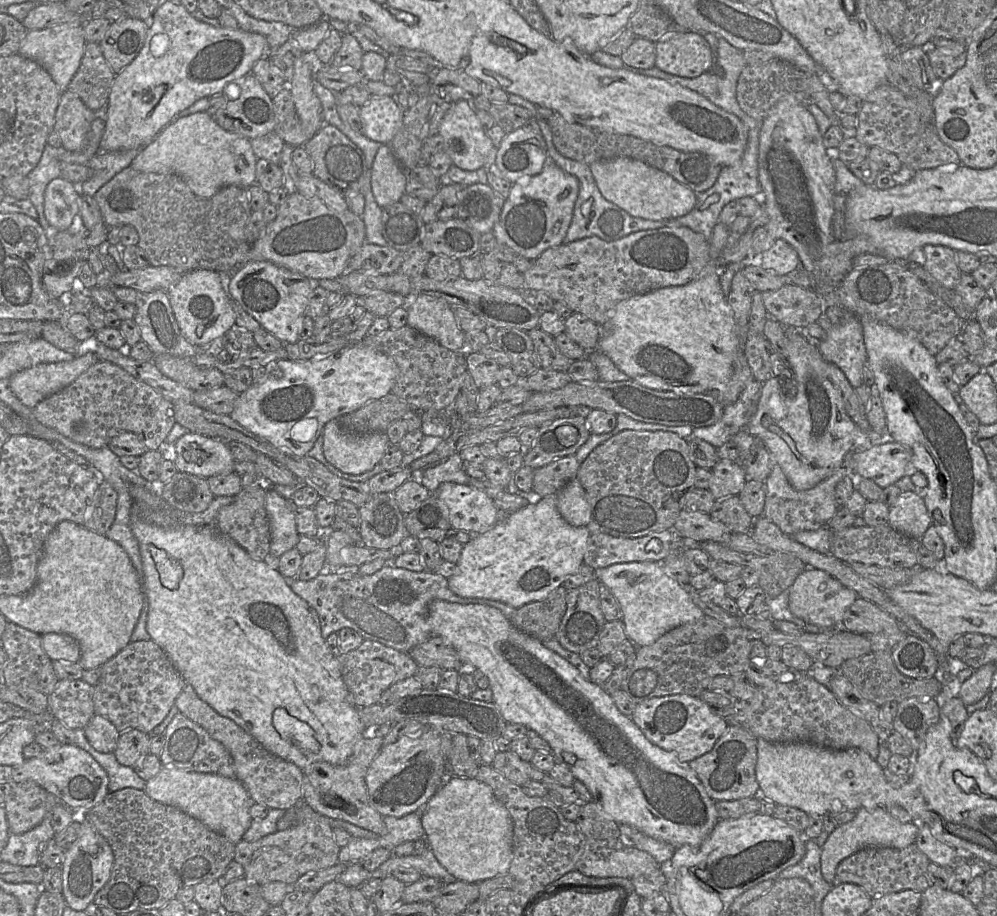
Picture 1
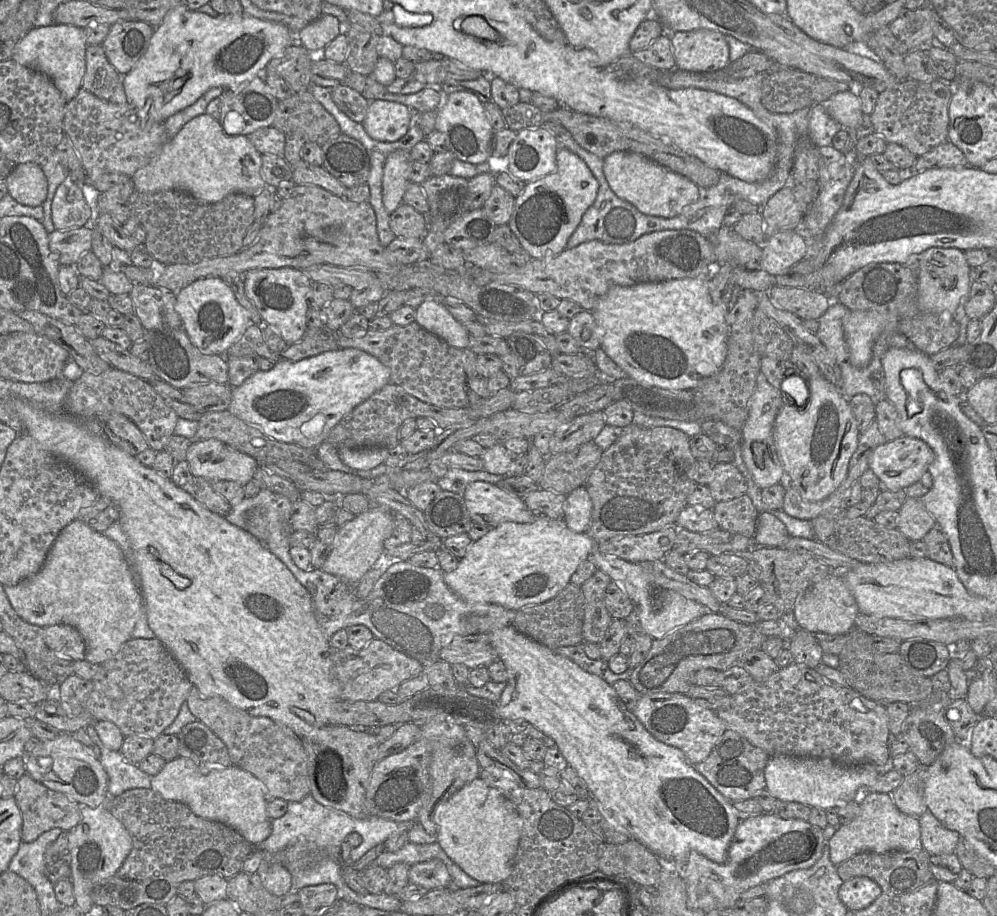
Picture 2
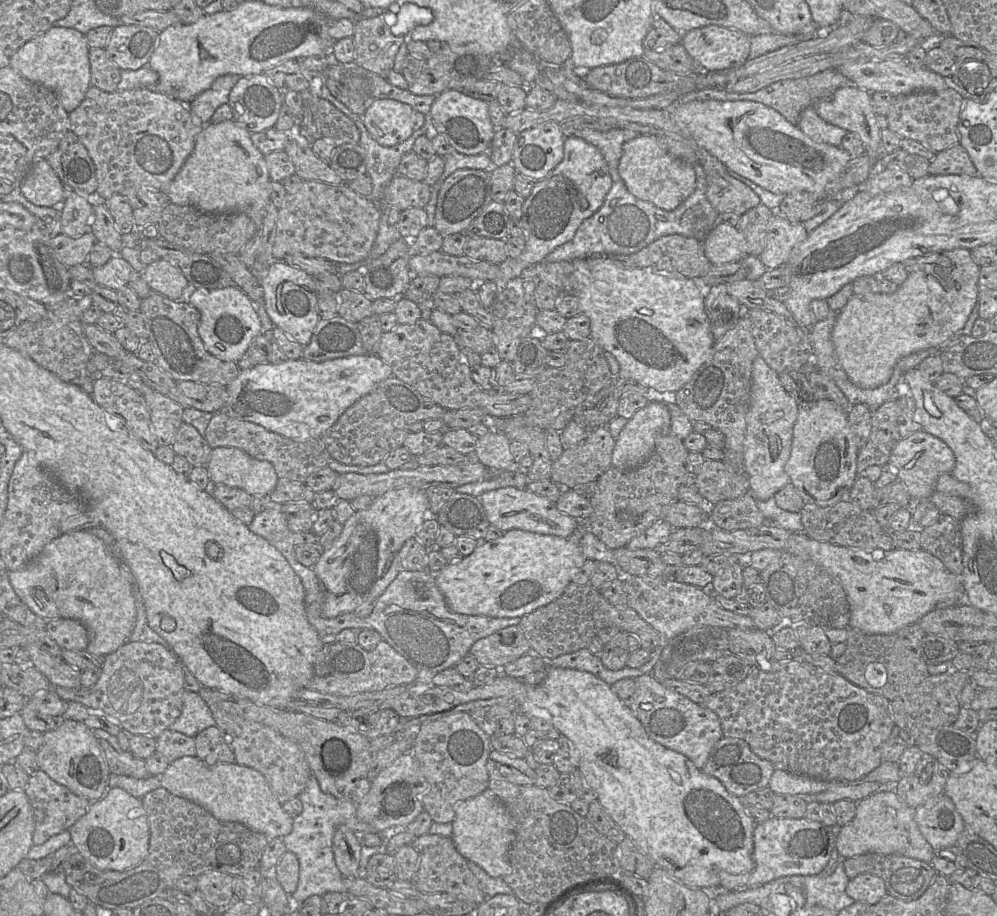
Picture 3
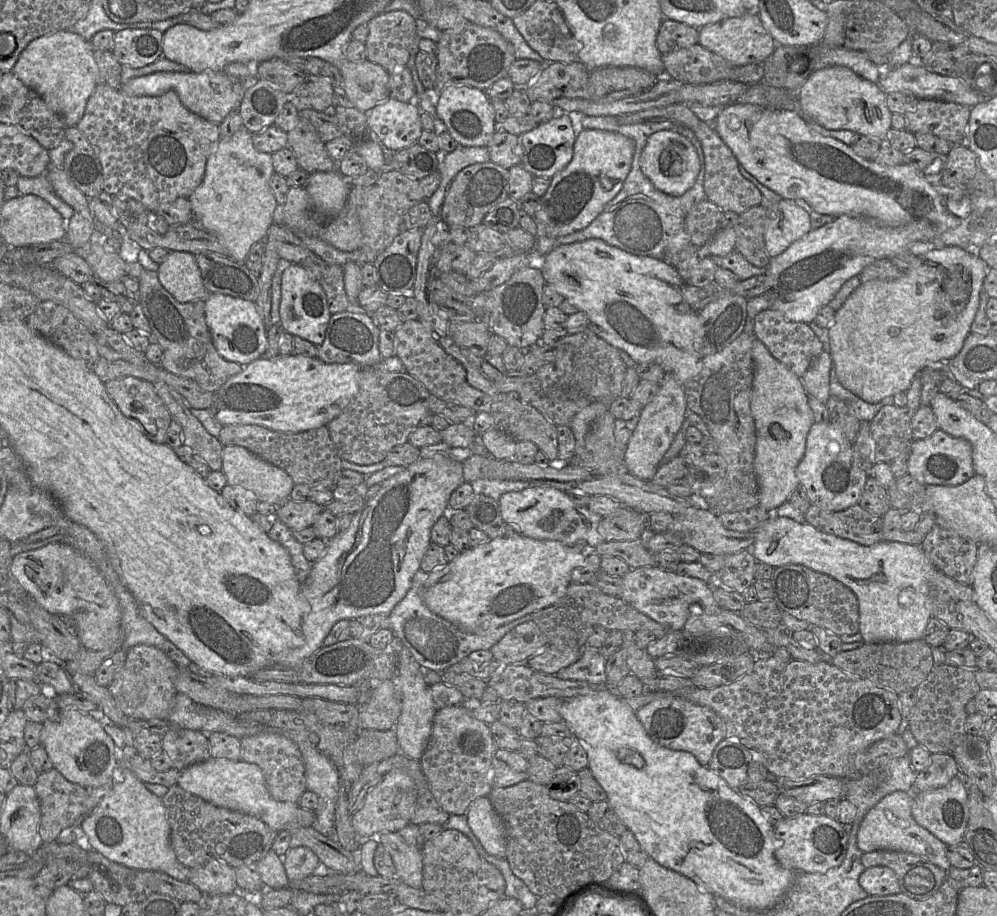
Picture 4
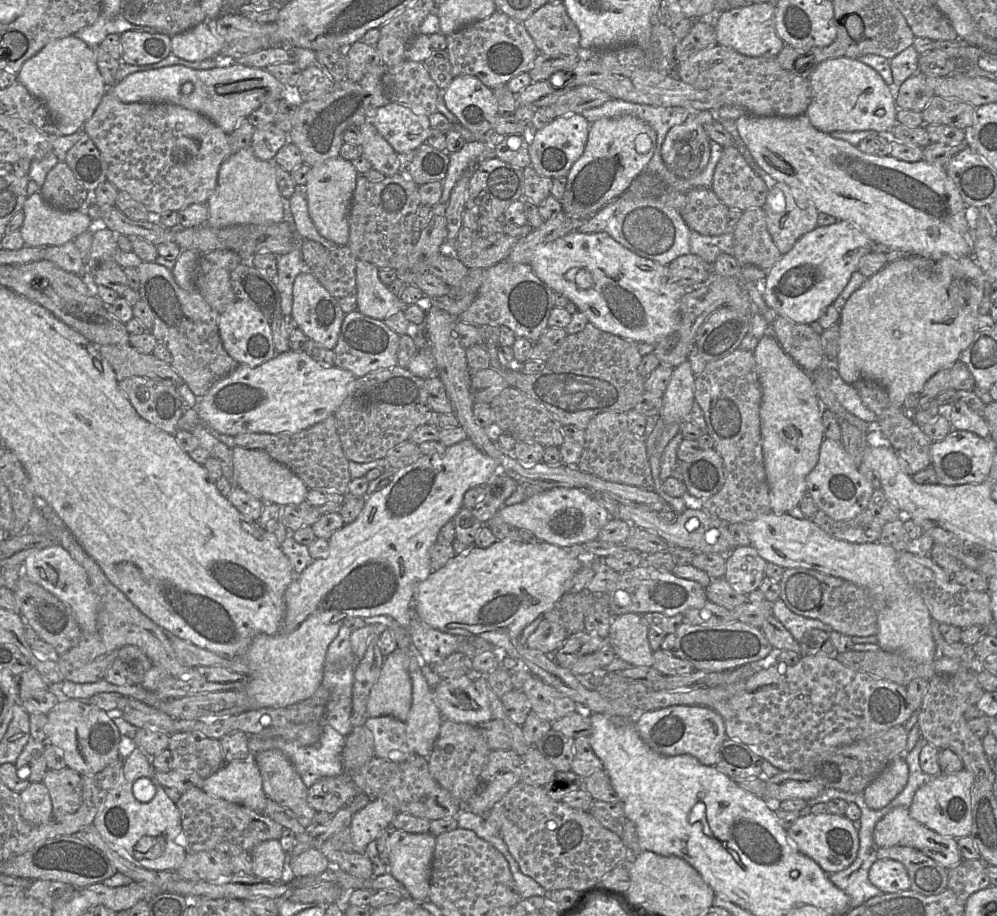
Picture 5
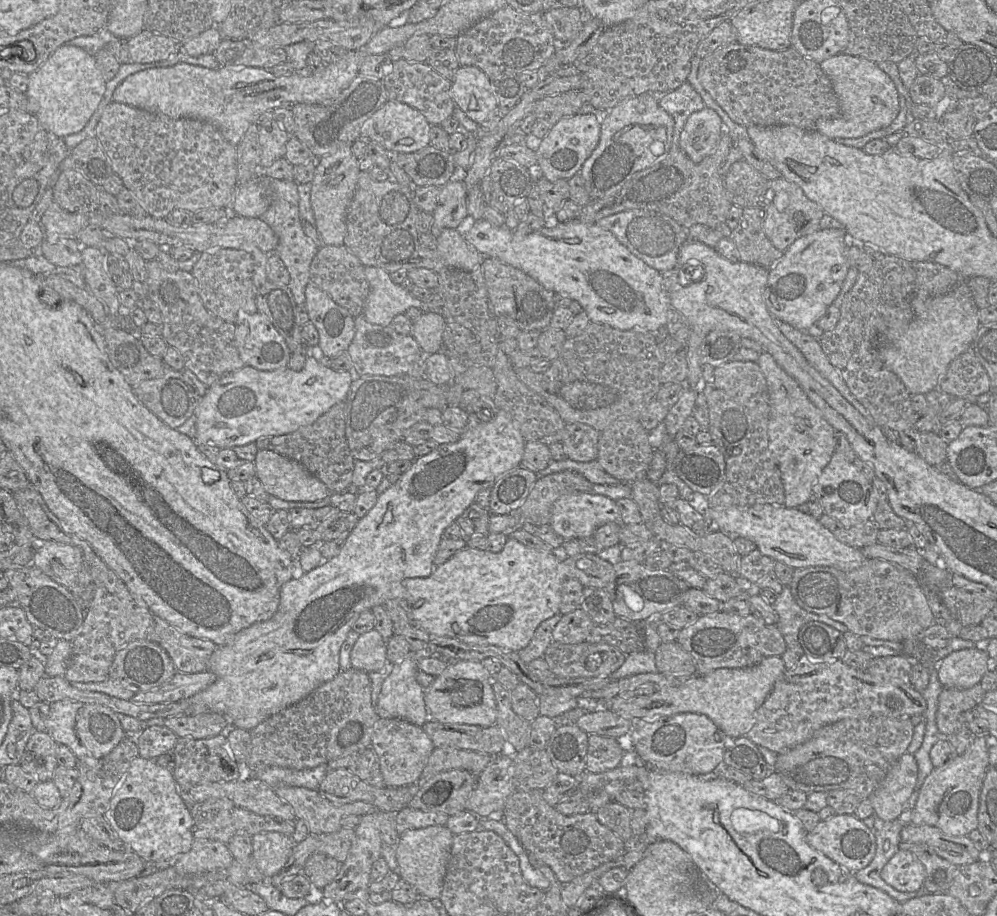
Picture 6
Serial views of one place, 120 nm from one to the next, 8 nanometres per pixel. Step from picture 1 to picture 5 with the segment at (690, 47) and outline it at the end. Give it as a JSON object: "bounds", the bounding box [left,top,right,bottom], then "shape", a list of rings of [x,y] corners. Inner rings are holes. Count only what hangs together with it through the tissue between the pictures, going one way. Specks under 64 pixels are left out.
{"bounds":[714,3,786,57],"shape":[[[759,3],[734,8],[714,18],[717,44],[750,57],[776,57],[786,45],[775,29],[775,3]]]}

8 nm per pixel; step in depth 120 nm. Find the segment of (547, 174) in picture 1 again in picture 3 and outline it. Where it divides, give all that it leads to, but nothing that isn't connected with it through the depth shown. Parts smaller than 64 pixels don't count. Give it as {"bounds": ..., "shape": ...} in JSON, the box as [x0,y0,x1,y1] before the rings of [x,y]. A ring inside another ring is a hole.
{"bounds":[494,136,612,288],"shape":[[[575,136],[567,137],[564,141],[563,160],[545,178],[537,181],[530,195],[525,198],[522,215],[517,221],[525,235],[525,249],[520,256],[508,257],[499,264],[501,281],[494,281],[497,288],[519,279],[524,269],[542,262],[557,247],[572,240],[582,222],[603,205],[612,183],[607,161],[601,151],[584,139]]]}

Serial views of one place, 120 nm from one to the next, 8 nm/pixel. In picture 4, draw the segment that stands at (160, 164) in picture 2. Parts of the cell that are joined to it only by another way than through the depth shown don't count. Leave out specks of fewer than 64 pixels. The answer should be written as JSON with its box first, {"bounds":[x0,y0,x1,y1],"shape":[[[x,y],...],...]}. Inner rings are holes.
{"bounds":[188,127,278,264],"shape":[[[242,127],[230,139],[221,139],[217,149],[206,162],[201,184],[188,197],[194,219],[200,228],[215,236],[225,247],[227,256],[243,264],[251,246],[265,239],[270,226],[274,223],[274,211],[278,205],[270,187],[274,174],[271,154],[257,151],[252,142],[253,134]]]}

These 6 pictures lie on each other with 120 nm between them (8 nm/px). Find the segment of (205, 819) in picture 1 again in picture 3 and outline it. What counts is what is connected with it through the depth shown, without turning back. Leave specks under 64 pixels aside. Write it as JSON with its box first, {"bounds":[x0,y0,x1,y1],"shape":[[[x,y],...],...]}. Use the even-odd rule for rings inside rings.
{"bounds":[159,756,294,840],"shape":[[[185,756],[168,765],[159,776],[161,787],[173,795],[188,799],[202,806],[220,821],[238,822],[246,827],[264,834],[269,840],[283,838],[293,828],[294,818],[285,812],[282,803],[273,794],[265,777],[257,770],[237,763],[207,764],[197,756]]]}

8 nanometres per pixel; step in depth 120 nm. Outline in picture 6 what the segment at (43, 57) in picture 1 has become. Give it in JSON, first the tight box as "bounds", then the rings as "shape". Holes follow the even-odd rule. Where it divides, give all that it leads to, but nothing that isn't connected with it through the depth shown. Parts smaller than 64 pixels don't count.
{"bounds":[28,43,106,138],"shape":[[[66,43],[57,48],[34,72],[28,75],[28,113],[35,116],[43,130],[64,138],[81,131],[97,109],[106,92],[95,57],[82,48]]]}

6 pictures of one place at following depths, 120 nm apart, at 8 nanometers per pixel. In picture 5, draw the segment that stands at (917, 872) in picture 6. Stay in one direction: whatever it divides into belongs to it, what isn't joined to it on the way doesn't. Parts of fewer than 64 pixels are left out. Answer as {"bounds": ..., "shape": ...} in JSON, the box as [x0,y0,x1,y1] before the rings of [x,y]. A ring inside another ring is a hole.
{"bounds":[868,859,910,893],"shape":[[[893,859],[874,862],[869,870],[868,879],[883,893],[910,890],[910,880],[905,866]]]}

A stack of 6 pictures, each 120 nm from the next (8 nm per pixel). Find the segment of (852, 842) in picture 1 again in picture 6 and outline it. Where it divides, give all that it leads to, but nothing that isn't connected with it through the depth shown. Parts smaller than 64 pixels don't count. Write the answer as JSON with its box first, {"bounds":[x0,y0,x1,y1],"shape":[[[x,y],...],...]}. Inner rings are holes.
{"bounds":[900,823,981,866],"shape":[[[910,823],[903,827],[900,838],[905,843],[926,844],[940,857],[957,866],[974,863],[981,855],[968,836],[950,836],[933,826]]]}

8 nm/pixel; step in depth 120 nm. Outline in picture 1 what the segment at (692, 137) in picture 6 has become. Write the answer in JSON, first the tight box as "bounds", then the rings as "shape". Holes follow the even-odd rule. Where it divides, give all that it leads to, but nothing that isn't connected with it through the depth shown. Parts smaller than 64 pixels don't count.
{"bounds":[590,157,696,221],"shape":[[[617,157],[594,162],[590,169],[603,197],[634,217],[652,221],[674,219],[688,214],[696,204],[693,190],[640,160]]]}

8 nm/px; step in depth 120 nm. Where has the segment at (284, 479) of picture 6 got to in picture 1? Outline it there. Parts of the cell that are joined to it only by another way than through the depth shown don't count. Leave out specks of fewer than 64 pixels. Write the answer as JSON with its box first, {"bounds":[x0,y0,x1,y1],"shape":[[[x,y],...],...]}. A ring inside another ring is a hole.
{"bounds":[174,432,235,479],"shape":[[[187,432],[174,445],[178,472],[204,479],[233,473],[235,459],[221,440]]]}

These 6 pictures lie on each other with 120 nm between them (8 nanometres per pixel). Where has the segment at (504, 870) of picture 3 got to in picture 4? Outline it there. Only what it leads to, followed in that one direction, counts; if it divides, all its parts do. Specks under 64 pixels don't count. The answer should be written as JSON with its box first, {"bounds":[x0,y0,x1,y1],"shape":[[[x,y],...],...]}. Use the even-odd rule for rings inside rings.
{"bounds":[465,797,506,858],"shape":[[[480,797],[474,800],[465,815],[471,831],[484,850],[497,858],[506,858],[504,823],[495,811],[489,797]]]}

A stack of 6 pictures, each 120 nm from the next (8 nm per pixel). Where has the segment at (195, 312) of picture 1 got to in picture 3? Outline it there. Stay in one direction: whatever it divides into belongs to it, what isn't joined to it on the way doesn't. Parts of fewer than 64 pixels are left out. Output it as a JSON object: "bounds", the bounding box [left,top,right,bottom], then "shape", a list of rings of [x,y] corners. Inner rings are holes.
{"bounds":[188,287,262,362],"shape":[[[236,287],[196,288],[188,303],[200,312],[198,334],[205,349],[221,360],[237,362],[262,332],[261,321],[251,300]]]}

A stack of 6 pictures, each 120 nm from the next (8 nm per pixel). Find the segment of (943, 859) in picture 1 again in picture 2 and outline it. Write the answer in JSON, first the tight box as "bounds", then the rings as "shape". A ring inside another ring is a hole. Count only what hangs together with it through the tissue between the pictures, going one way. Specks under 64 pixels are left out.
{"bounds":[919,811,960,856],"shape":[[[930,811],[919,817],[921,842],[930,856],[955,853],[960,840],[958,832],[946,828]]]}

